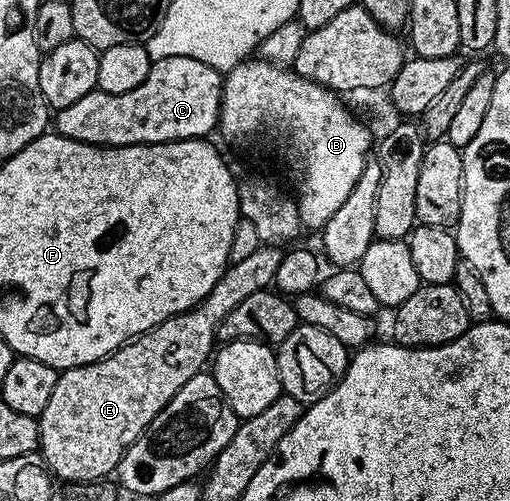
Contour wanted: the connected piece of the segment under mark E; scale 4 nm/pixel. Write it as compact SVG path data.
M278 245L258 246L256 253L244 257L244 261L230 263L220 281L216 281L212 293L208 293L208 297L204 297L194 307L181 311L171 319L165 319L160 325L139 335L137 339L122 344L111 355L106 355L95 363L65 368L59 374L56 390L48 400L44 413L37 416L38 445L45 466L59 480L67 479L70 485L91 483L113 476L126 448L132 445L132 441L136 441L136 437L140 437L140 433L144 433L144 429L156 417L156 413L160 413L160 409L164 409L164 405L172 401L174 394L190 378L199 374L205 368L202 367L205 363L207 366L216 347L218 326L225 321L228 313L252 293L267 290L273 284L283 254L283 248Z

